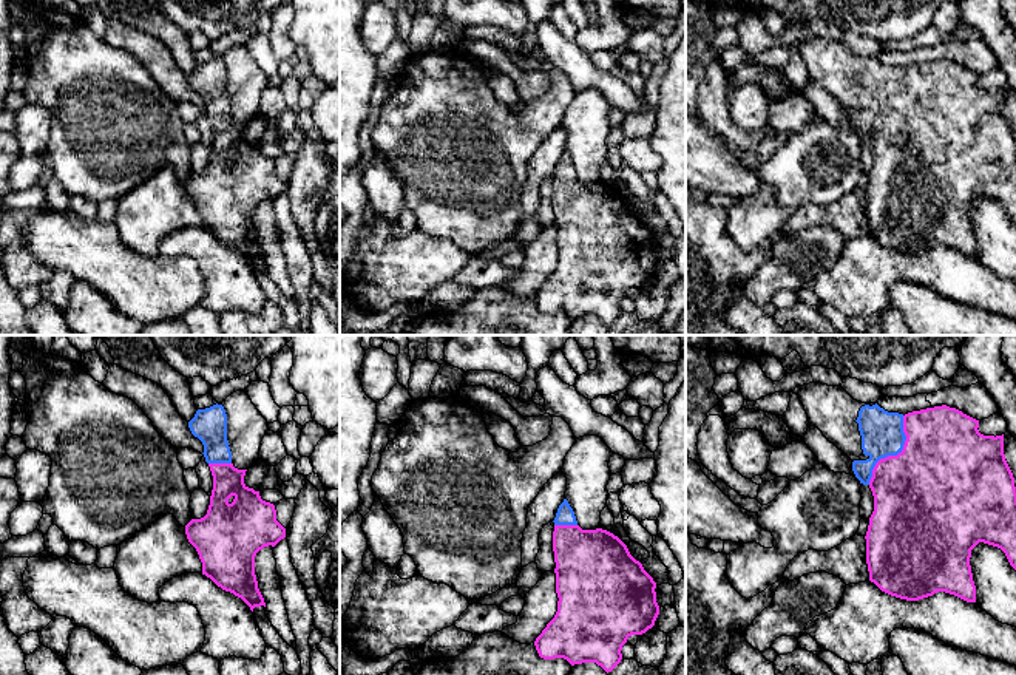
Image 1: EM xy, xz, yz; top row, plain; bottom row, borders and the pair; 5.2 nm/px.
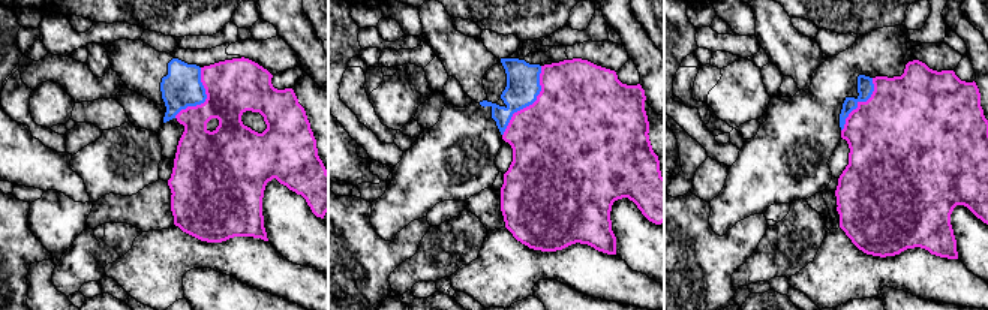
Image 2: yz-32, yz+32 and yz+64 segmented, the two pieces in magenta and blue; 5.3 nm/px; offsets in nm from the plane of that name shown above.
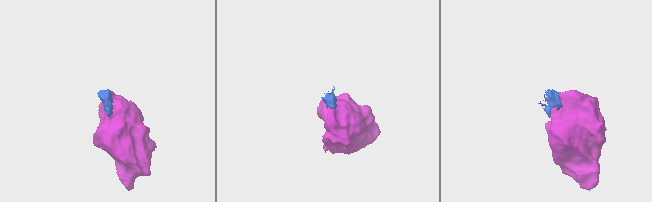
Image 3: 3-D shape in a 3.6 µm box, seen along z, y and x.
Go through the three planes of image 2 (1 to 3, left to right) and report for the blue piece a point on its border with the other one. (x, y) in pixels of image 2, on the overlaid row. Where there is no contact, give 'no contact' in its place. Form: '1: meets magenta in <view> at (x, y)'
1: meets magenta in yz-32 at (206, 99)
2: meets magenta in yz+32 at (529, 105)
3: meets magenta in yz+64 at (859, 102)

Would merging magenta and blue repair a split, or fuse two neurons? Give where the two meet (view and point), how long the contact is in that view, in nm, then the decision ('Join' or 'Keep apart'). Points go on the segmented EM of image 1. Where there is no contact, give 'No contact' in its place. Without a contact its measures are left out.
Touches magenta at yz (894, 456). Shared border 400 nm. Join

